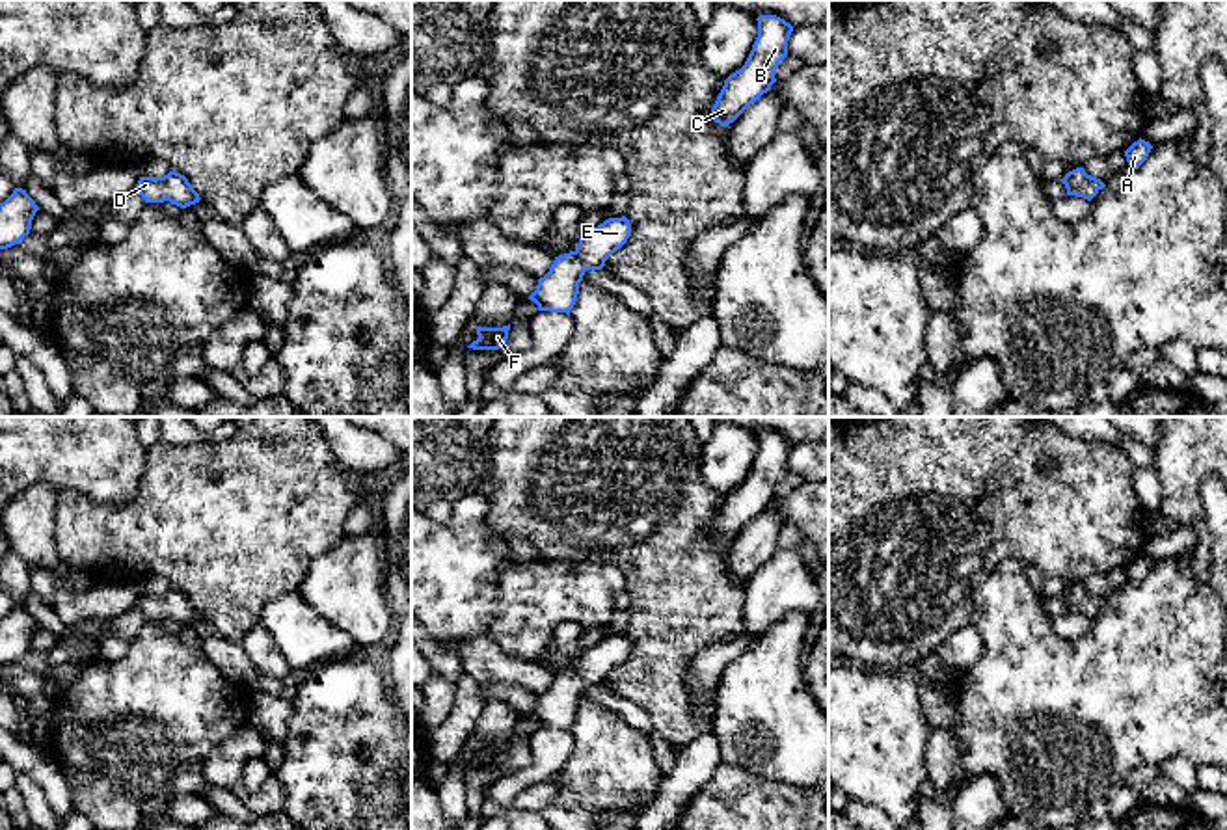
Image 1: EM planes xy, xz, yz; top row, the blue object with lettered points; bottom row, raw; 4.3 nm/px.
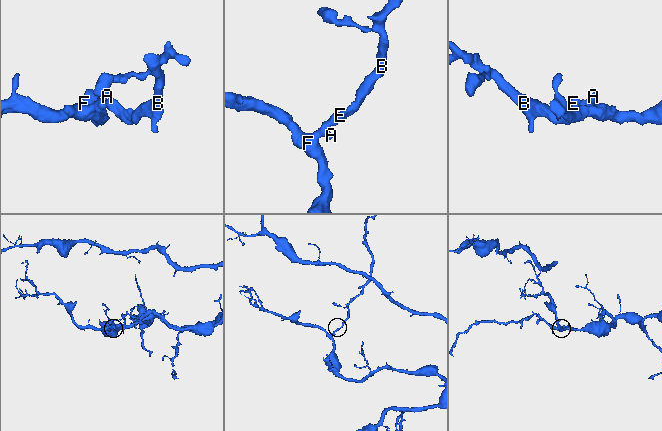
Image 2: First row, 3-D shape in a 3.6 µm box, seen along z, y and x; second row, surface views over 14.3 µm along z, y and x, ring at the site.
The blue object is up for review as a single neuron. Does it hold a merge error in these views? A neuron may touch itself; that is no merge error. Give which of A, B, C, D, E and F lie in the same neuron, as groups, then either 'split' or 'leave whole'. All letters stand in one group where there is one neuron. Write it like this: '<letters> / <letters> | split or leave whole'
A B C D E F | leave whole

